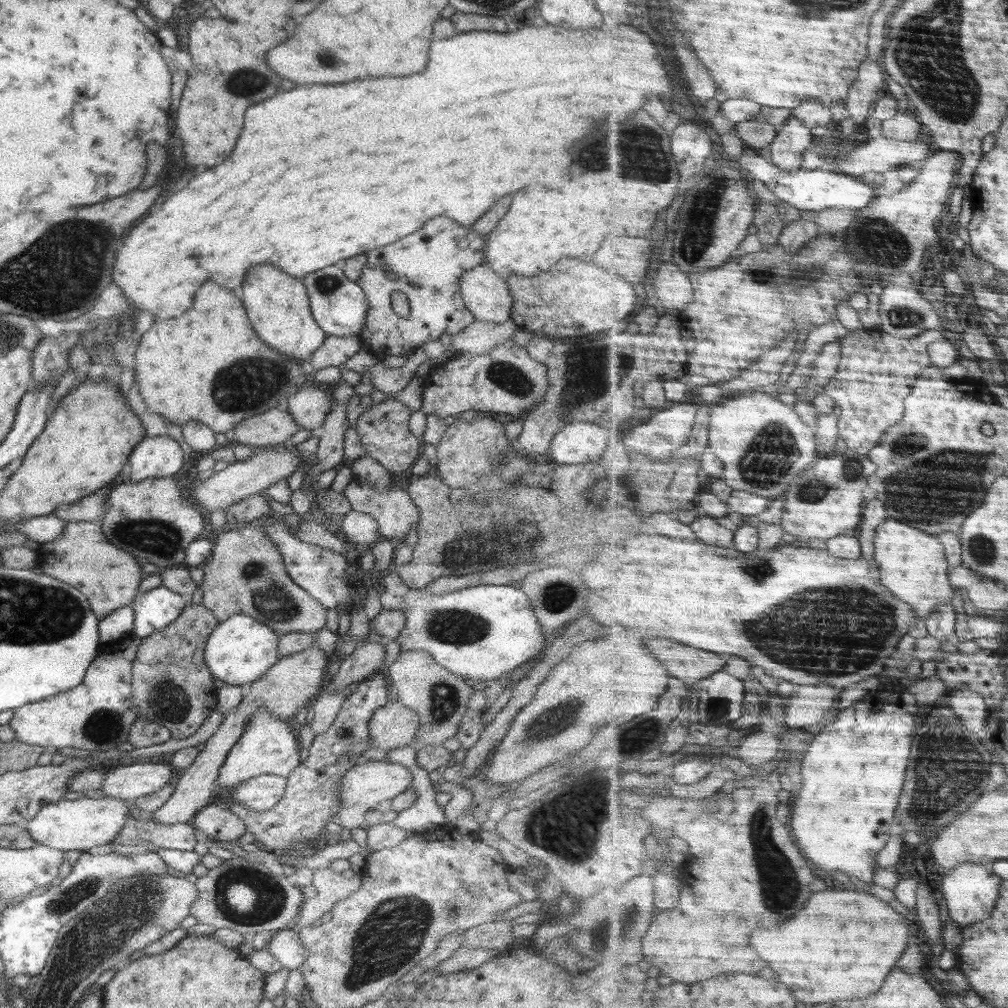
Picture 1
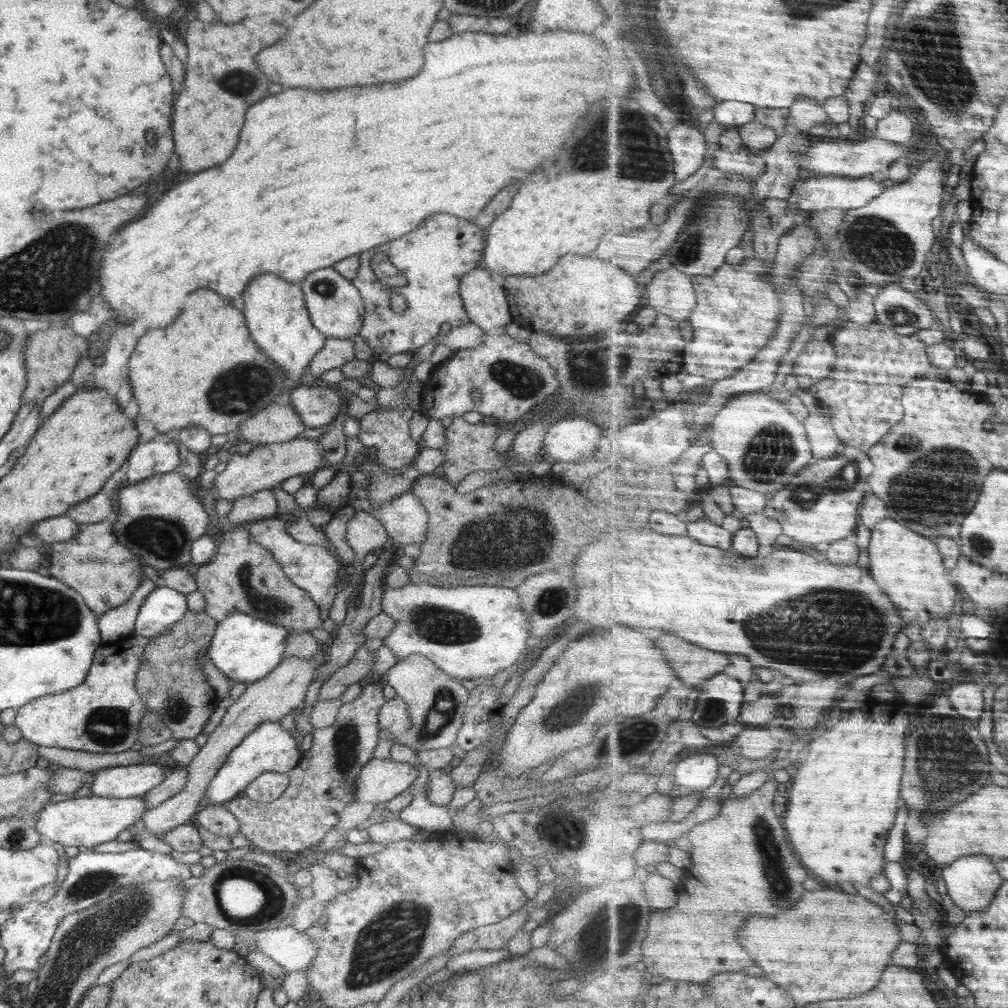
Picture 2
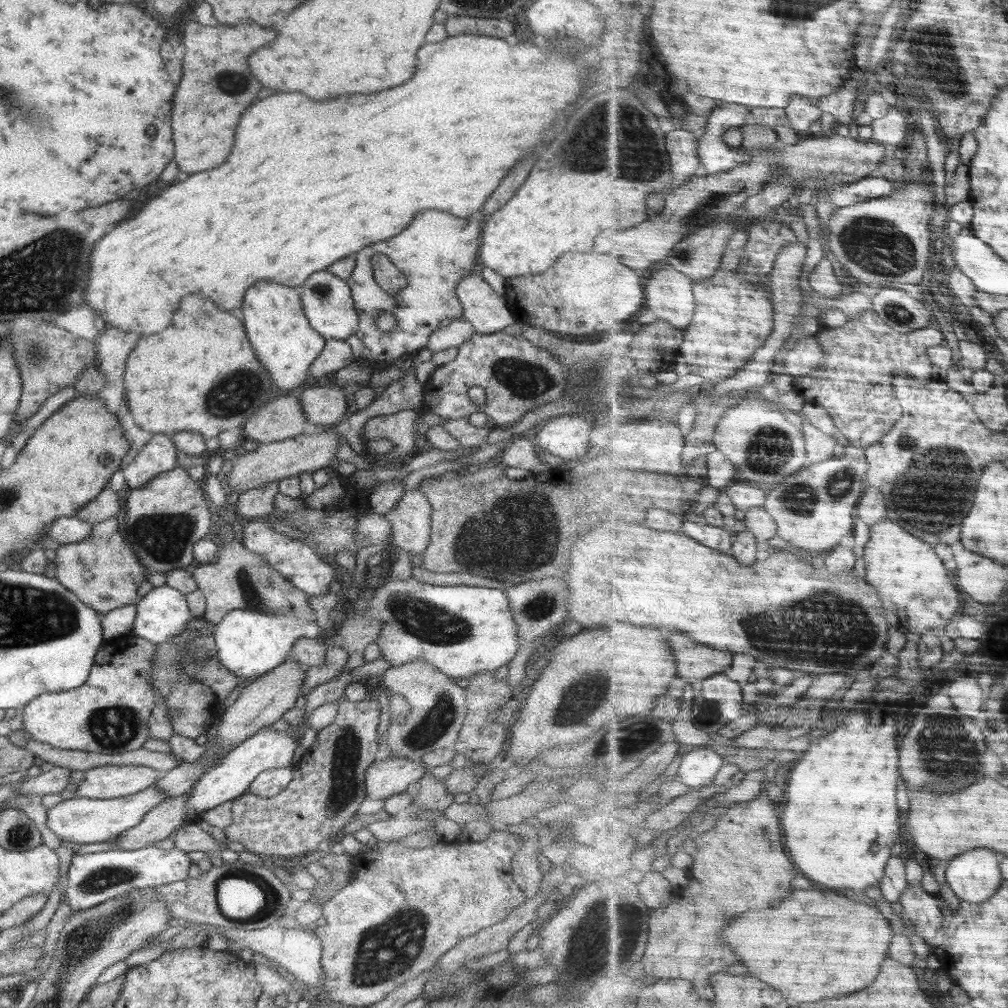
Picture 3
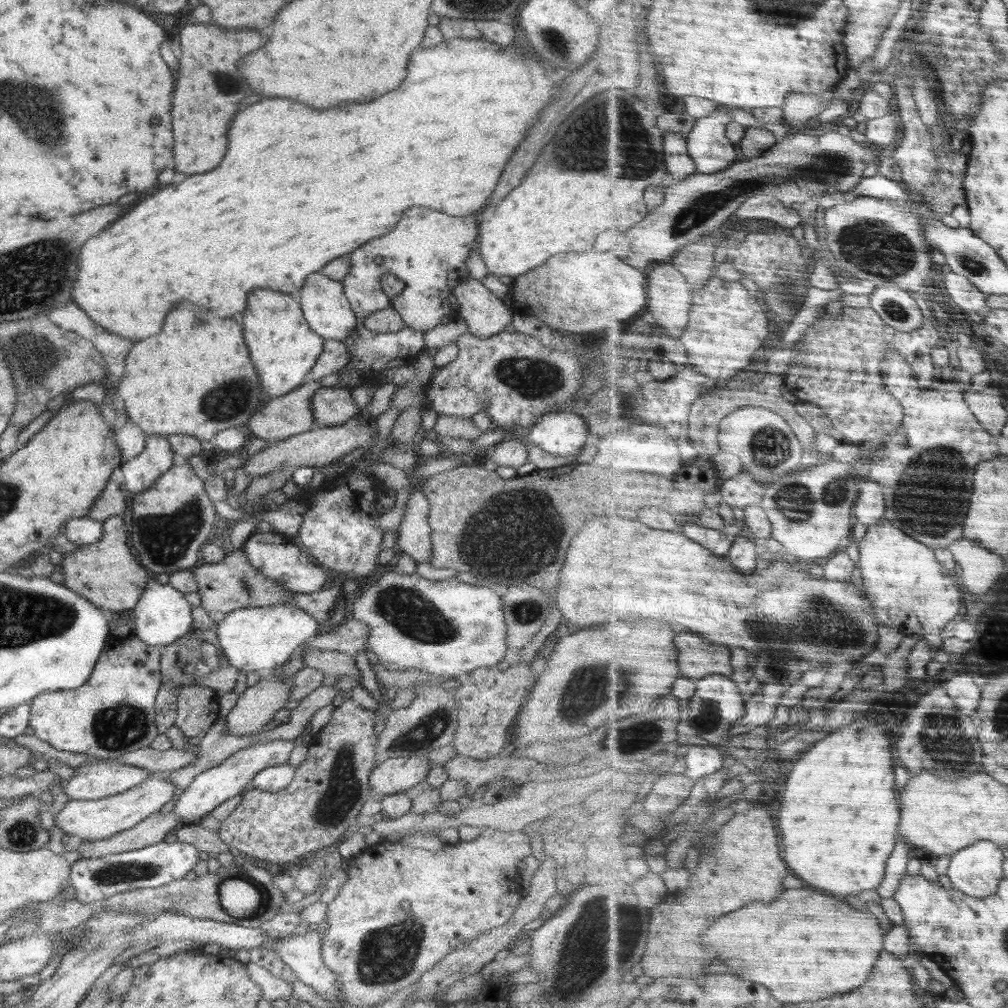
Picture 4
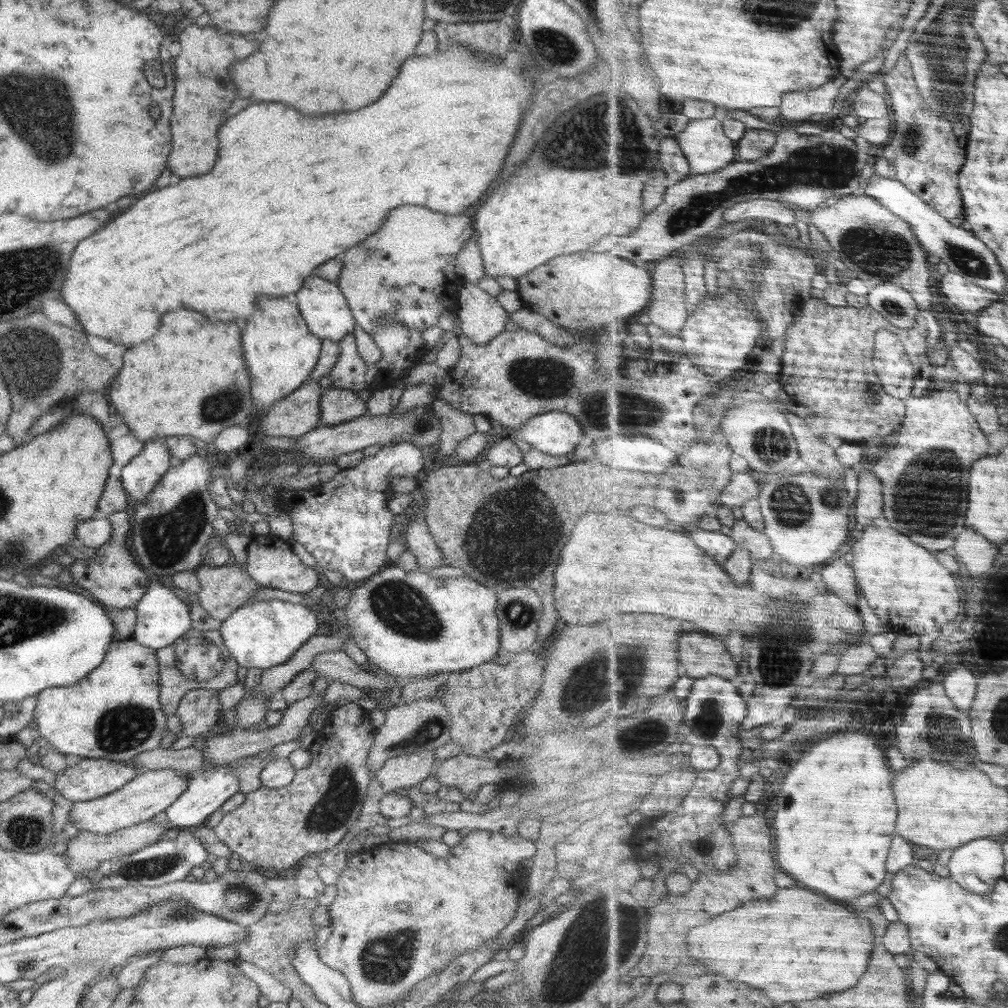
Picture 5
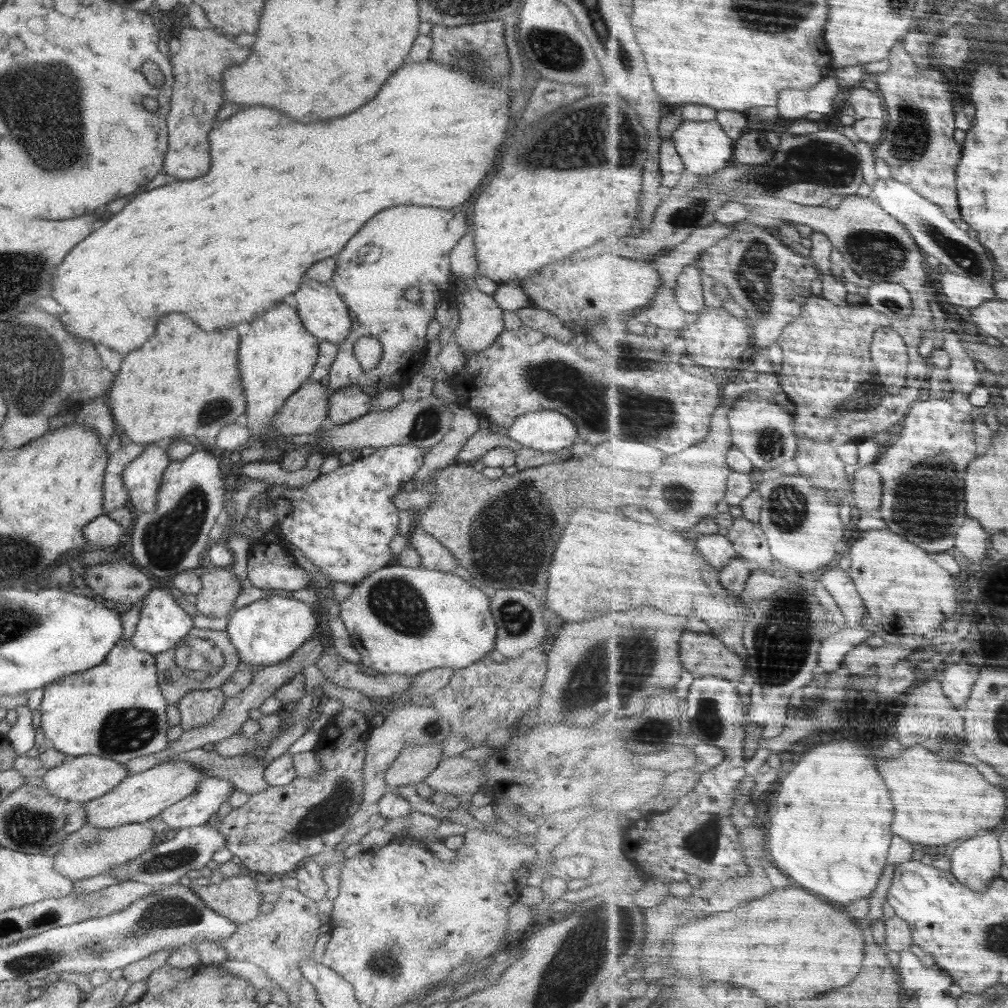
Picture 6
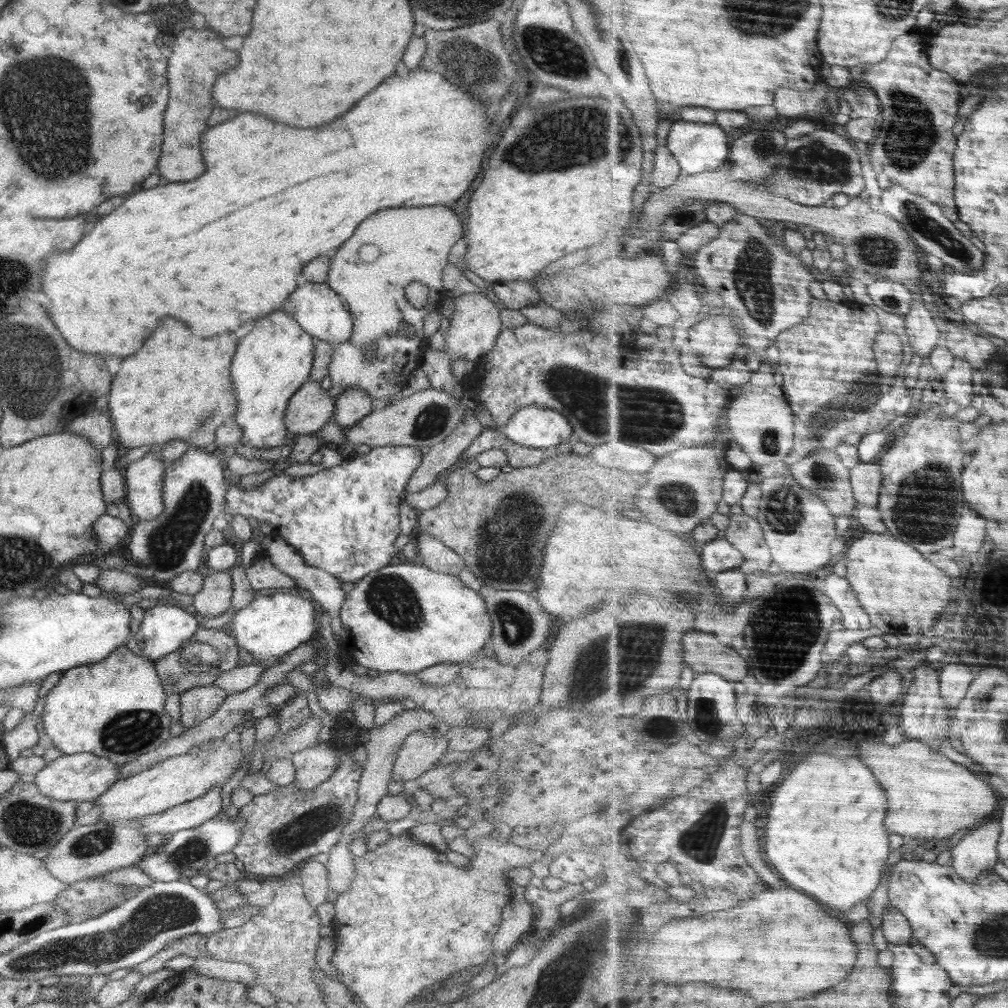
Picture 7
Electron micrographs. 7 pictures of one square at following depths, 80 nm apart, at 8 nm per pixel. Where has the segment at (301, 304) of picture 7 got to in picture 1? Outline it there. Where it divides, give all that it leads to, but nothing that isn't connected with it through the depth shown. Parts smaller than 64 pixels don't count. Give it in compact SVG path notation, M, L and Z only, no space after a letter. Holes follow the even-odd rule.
M341 264L325 266L302 278L306 287L314 320L327 336L347 337L359 335L366 322L368 301L356 281L350 280Z

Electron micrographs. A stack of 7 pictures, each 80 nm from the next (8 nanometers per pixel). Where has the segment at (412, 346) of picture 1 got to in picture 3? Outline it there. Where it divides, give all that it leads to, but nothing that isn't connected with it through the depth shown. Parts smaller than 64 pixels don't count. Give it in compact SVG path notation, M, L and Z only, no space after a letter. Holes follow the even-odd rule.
M422 210L422 214L418 214L418 218L414 218L402 234L355 253L355 267L346 282L357 308L358 338L370 351L370 357L365 362L376 370L392 366L403 354L414 356L424 348L430 335L445 318L450 321L463 319L462 305L455 290L460 279L476 271L479 266L481 231L478 216L456 218L440 210ZM376 253L385 254L406 275L407 285L395 295L384 292L374 280L371 256ZM385 312L390 312L397 320L390 331L376 327L377 316Z

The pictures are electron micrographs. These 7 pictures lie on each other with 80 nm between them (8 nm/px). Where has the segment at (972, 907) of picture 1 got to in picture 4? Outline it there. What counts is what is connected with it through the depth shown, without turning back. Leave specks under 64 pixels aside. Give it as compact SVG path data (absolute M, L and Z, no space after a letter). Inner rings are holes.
M984 840L957 852L952 858L947 875L958 890L988 898L1001 888L1005 875L1006 849Z

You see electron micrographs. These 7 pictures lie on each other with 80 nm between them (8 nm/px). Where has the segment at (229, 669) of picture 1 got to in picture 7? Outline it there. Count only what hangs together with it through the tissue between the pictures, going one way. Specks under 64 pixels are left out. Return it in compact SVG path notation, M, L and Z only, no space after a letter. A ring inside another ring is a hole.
M259 593L246 608L231 619L235 642L248 650L256 660L281 660L285 655L305 643L317 626L314 624L316 606L310 600L290 593Z

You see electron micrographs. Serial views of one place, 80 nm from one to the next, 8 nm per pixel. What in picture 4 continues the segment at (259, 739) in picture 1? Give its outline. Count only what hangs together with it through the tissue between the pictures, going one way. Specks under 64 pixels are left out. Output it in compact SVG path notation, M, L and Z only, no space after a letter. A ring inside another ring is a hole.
M271 740L265 743L254 743L235 752L219 765L198 774L188 785L188 788L183 790L180 798L176 801L172 813L175 814L181 826L194 824L196 820L200 820L206 814L208 815L209 812L212 812L224 801L243 794L245 786L264 768L291 762L294 747L293 741Z

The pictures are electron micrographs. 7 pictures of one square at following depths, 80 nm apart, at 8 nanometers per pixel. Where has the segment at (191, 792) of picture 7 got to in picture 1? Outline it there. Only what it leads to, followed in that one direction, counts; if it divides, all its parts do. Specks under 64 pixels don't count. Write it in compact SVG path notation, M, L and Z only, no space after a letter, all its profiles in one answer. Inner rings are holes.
M90 794L77 800L65 800L43 806L29 821L25 829L36 844L49 846L56 850L79 850L105 845L122 830L125 820L130 816L126 800Z

